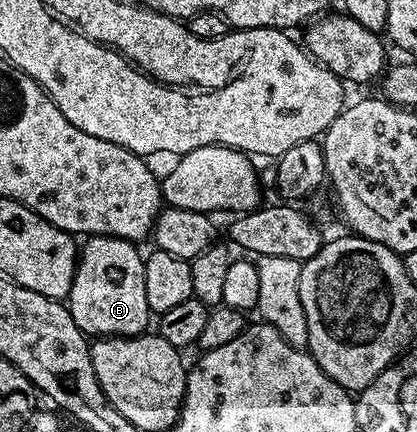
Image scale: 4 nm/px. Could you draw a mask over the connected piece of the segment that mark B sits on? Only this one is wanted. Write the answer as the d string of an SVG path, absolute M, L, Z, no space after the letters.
M89 236L78 253L76 274L66 298L74 323L86 335L139 337L150 318L146 303L145 258L133 242L117 237Z

